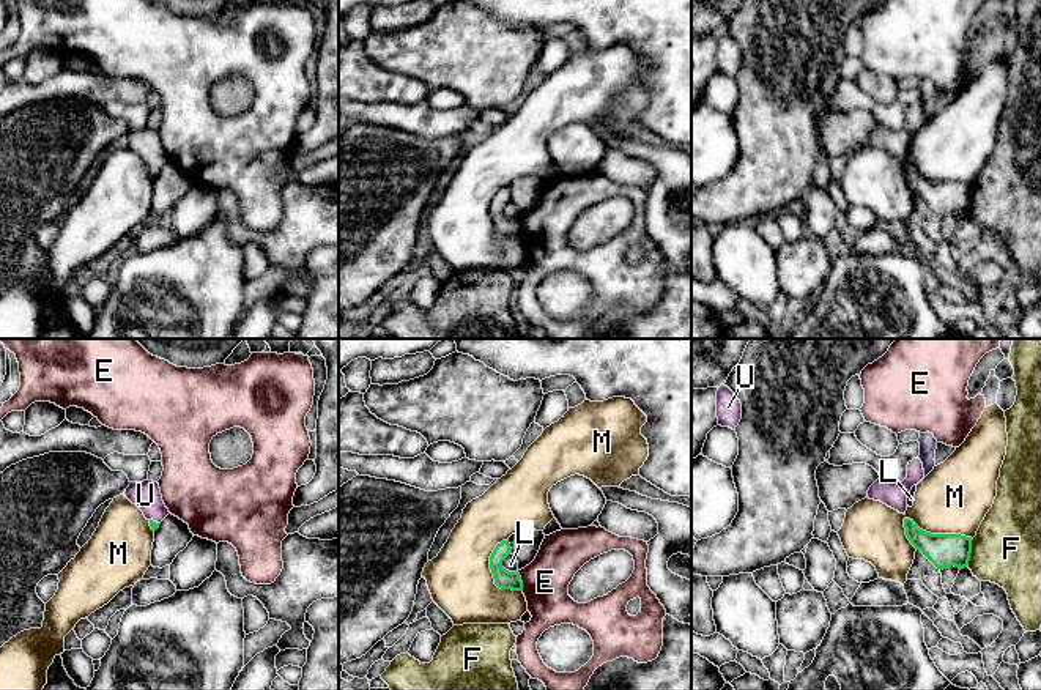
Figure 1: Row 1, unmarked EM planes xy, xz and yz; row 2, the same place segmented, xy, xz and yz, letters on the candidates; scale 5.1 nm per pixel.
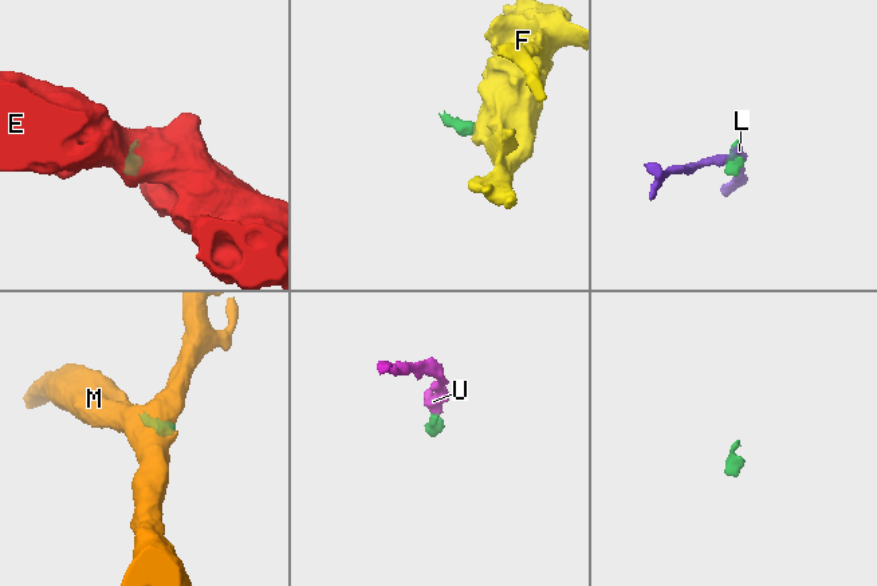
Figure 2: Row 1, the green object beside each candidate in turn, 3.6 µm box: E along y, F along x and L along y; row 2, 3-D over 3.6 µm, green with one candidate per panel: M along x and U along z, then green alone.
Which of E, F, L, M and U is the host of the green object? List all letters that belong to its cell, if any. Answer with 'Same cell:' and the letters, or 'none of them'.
Same cell: U

